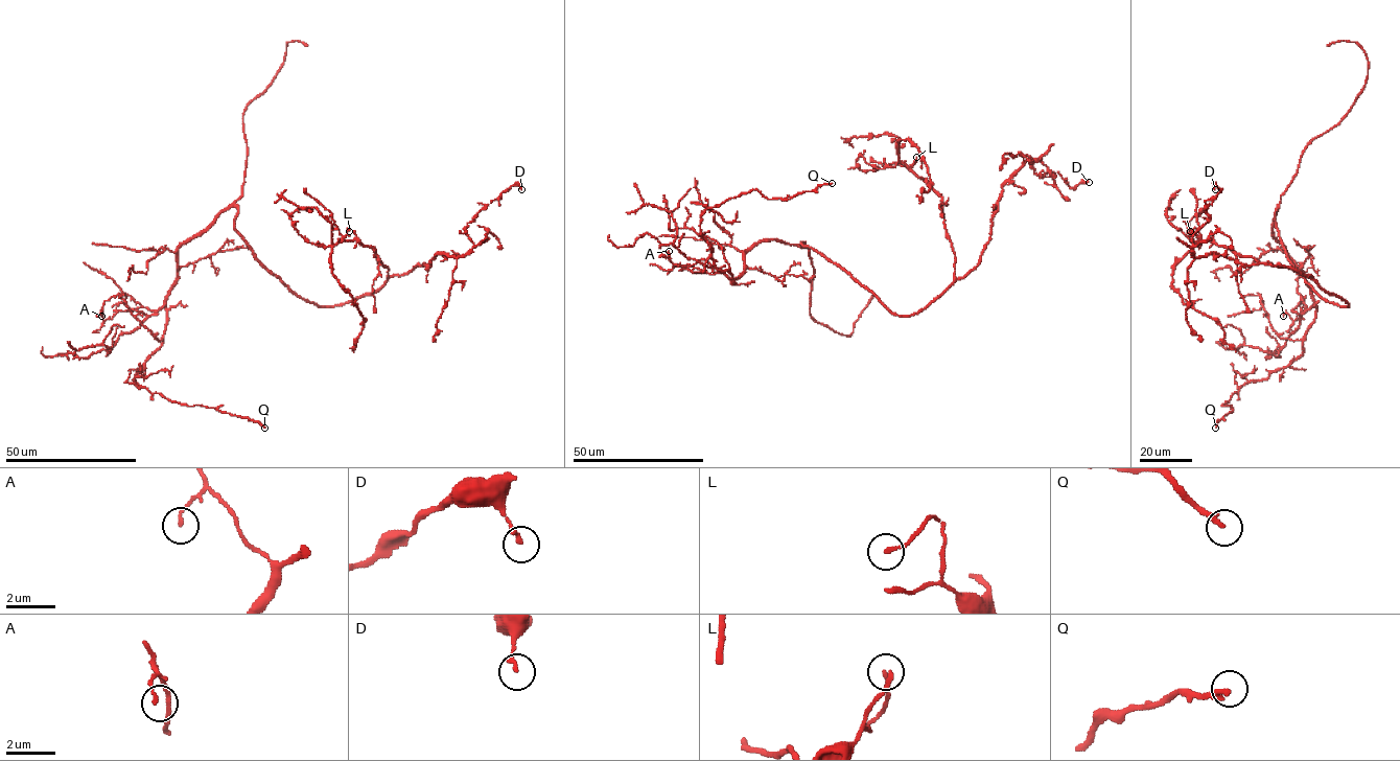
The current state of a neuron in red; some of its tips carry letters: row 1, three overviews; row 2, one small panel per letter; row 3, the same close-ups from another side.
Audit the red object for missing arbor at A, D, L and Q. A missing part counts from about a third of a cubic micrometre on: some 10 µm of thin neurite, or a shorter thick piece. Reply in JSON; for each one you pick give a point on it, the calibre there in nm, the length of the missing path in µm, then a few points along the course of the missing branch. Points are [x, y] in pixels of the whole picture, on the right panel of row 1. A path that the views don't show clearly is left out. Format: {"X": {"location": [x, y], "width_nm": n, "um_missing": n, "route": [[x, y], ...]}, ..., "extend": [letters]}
{"extend": []}

